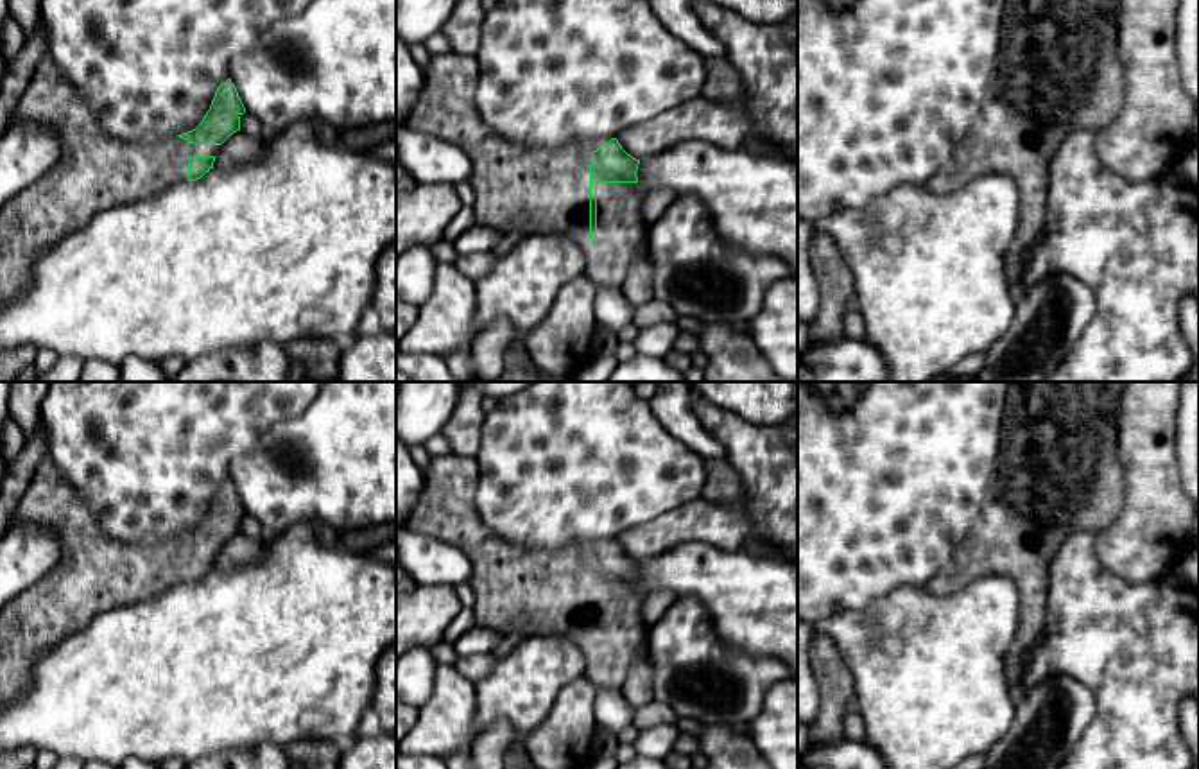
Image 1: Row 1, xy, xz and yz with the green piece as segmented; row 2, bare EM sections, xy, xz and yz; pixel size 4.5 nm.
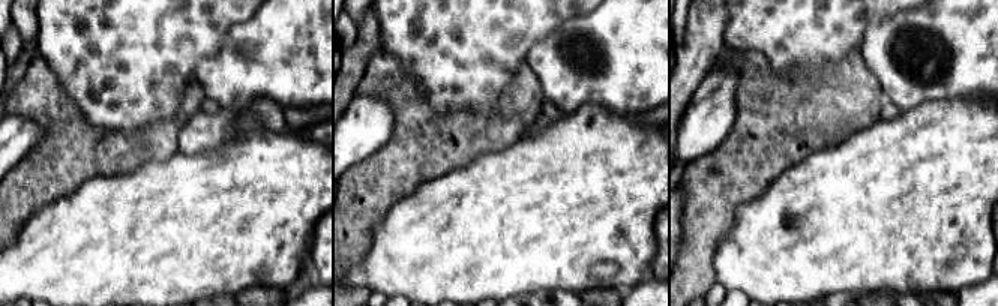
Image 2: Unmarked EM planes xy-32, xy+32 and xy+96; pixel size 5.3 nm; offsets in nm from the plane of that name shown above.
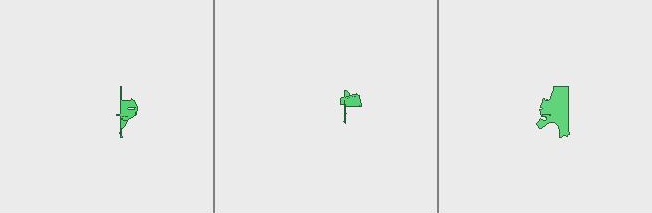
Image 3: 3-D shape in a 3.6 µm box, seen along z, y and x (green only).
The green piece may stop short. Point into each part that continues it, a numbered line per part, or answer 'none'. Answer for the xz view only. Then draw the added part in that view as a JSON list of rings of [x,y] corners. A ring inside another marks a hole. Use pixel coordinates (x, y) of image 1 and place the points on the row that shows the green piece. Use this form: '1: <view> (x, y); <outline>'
1: xz (520, 190); [[[430,56],[423,75],[425,88],[405,124],[468,154],[477,224],[502,235],[493,253],[507,255],[530,235],[566,237],[581,247],[584,276],[597,289],[620,289],[647,235],[643,203],[649,194],[642,183],[599,183],[597,238],[590,238],[591,152],[609,140],[566,147],[509,142],[477,109],[475,56]]]

